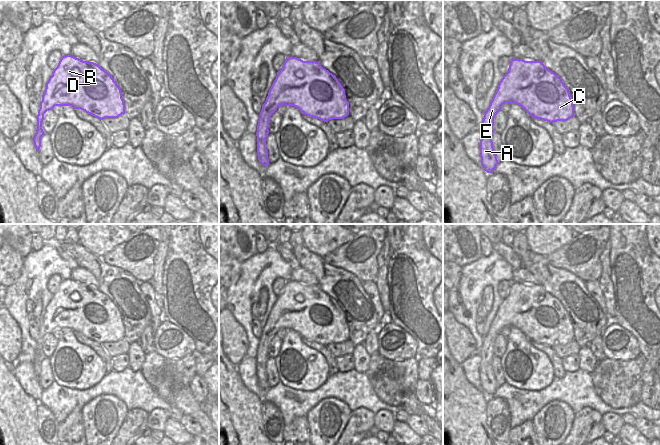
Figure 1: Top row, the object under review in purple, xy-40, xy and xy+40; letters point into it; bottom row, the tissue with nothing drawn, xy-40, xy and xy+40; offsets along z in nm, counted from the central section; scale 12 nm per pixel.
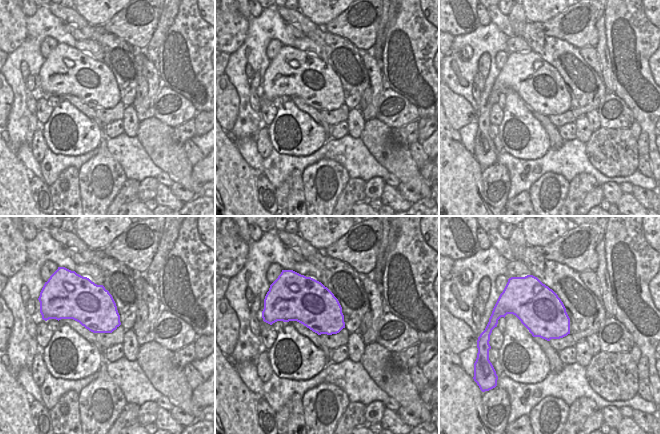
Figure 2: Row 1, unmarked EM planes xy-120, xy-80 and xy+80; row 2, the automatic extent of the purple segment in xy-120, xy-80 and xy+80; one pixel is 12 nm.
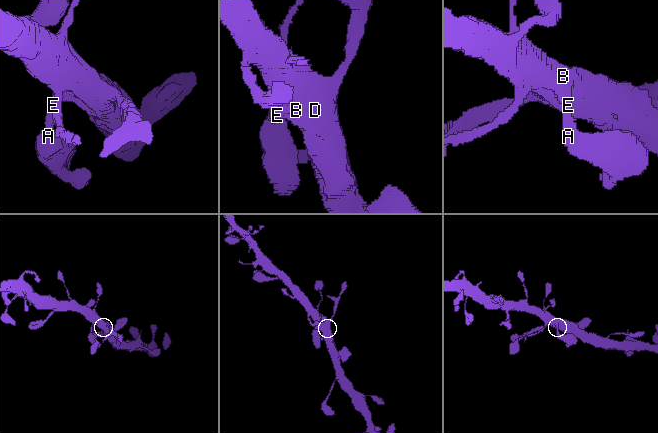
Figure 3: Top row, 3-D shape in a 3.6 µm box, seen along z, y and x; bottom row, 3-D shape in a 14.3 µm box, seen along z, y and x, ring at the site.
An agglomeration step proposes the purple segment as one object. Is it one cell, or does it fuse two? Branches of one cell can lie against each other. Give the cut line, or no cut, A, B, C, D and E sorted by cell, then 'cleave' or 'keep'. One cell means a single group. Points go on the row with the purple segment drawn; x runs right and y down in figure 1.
no cut; A B C D E; keep

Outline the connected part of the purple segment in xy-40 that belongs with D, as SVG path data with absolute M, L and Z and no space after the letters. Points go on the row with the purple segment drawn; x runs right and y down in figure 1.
M72 55L62 56L46 83L39 103L37 130L33 143L38 152L44 114L55 106L71 106L103 120L118 118L125 113L120 87L112 76L94 62L83 61Z

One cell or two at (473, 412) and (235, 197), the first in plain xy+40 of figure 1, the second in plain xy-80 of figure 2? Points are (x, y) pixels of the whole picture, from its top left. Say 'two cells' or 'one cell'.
one cell

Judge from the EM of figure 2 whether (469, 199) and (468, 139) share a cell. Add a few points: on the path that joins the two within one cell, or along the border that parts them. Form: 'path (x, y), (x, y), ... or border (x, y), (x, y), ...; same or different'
border (457, 131), (463, 145), (472, 154); different

